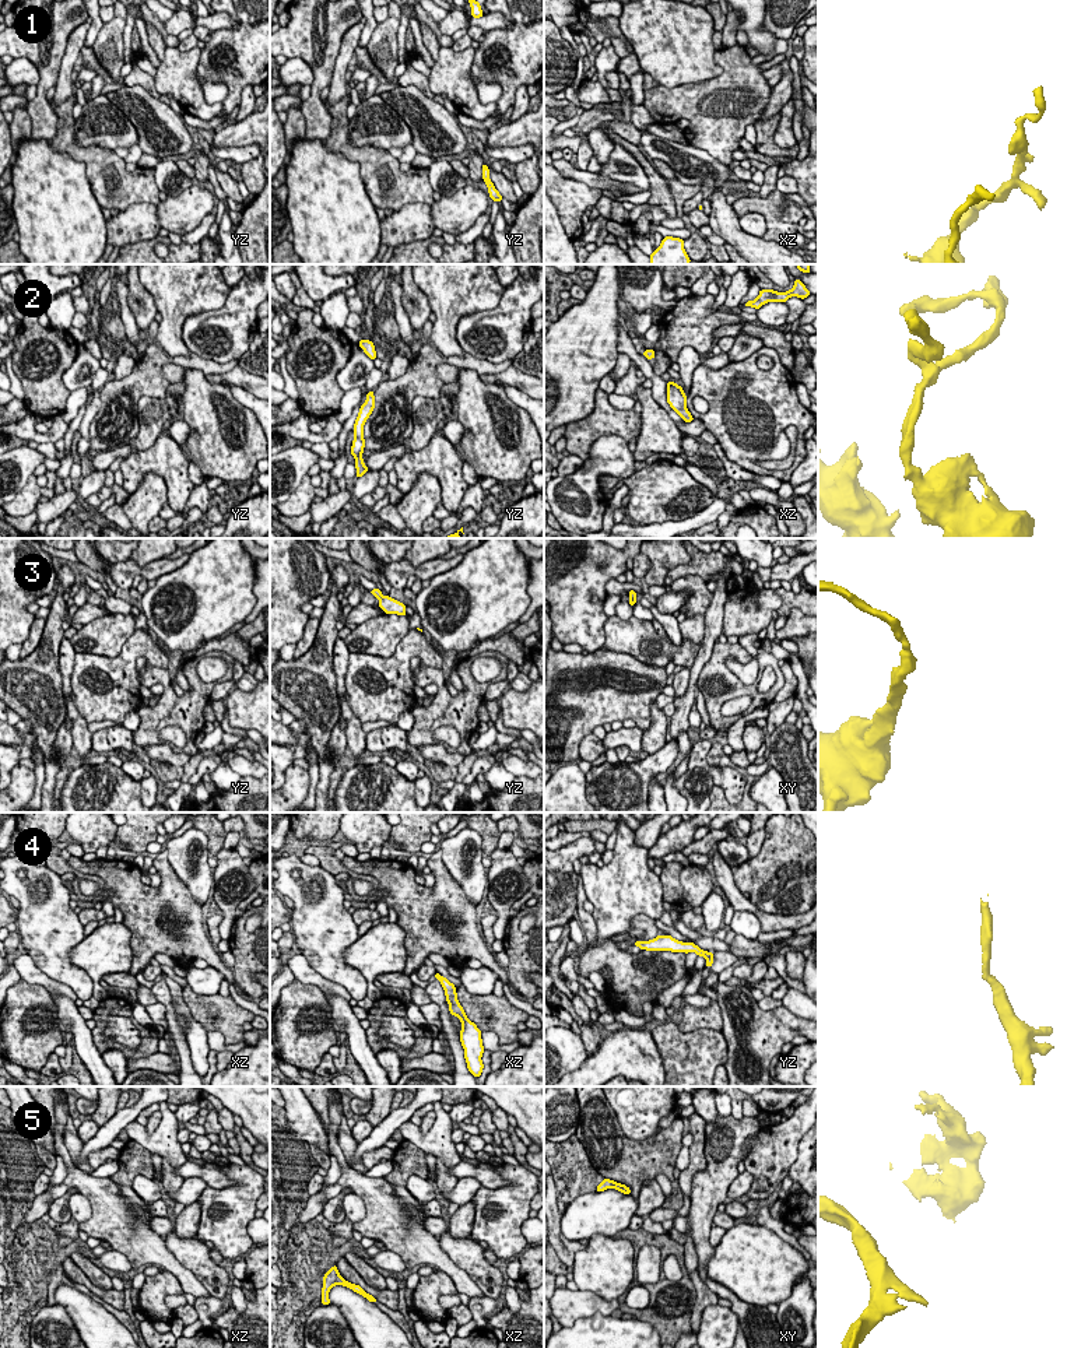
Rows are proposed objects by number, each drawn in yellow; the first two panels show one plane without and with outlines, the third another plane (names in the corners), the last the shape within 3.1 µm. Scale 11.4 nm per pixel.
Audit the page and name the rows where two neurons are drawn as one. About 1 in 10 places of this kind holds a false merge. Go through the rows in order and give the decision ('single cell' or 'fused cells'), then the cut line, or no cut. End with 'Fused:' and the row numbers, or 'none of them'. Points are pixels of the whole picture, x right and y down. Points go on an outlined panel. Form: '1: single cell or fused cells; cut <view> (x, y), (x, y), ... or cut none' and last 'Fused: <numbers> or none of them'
1: single cell; cut none
2: single cell; cut none
3: single cell; cut none
4: fused cells; cut yz (711, 952), (706, 959)
5: single cell; cut none
Fused: 4

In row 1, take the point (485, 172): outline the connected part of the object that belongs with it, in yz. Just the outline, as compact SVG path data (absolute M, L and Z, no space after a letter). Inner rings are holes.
M482 164L482 180L485 182L485 185L488 186L488 193L489 193L489 197L494 200L494 201L498 201L501 203L502 201L502 196L499 194L499 192L495 189L494 183L491 182L489 179L489 169L485 164Z

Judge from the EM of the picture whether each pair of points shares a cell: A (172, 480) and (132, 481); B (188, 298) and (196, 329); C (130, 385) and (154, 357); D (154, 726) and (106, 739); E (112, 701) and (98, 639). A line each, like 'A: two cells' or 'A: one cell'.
A: one cell
B: two cells
C: one cell
D: two cells
E: two cells

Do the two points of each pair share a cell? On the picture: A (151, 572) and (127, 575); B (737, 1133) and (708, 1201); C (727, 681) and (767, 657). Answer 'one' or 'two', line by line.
A: one
B: one
C: one

